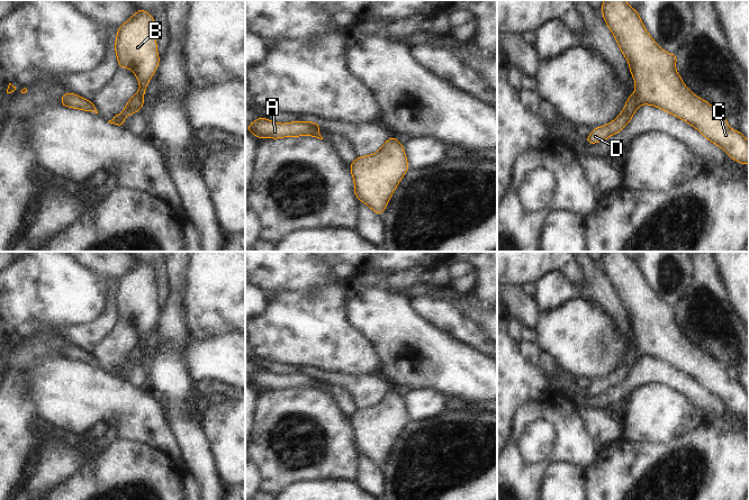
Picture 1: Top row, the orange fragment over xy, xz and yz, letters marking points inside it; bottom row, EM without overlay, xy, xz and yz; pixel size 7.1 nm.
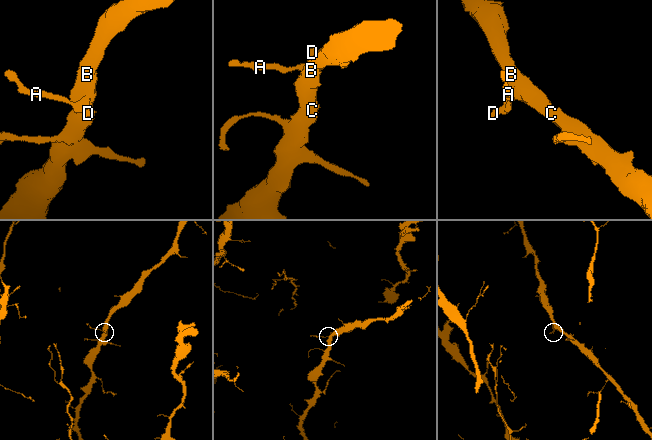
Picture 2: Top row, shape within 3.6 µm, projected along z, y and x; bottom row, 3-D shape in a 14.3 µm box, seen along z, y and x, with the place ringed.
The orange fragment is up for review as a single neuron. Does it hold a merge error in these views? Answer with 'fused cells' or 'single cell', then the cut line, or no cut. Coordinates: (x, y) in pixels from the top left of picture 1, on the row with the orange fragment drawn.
single cell; no cut

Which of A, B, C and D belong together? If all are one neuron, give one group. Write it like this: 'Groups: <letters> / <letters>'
Groups: A B C D.

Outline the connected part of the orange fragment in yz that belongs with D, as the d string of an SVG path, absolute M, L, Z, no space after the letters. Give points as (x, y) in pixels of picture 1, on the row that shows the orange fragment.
M603 0L602 13L629 62L631 74L635 81L635 92L629 97L623 111L615 120L603 127L593 128L585 142L588 144L605 142L607 137L620 133L630 122L634 111L644 103L660 108L687 121L711 143L720 146L732 160L743 165L749 164L749 140L741 131L731 129L727 118L719 110L689 91L675 69L677 55L668 54L652 39L637 9L631 8L625 0Z

